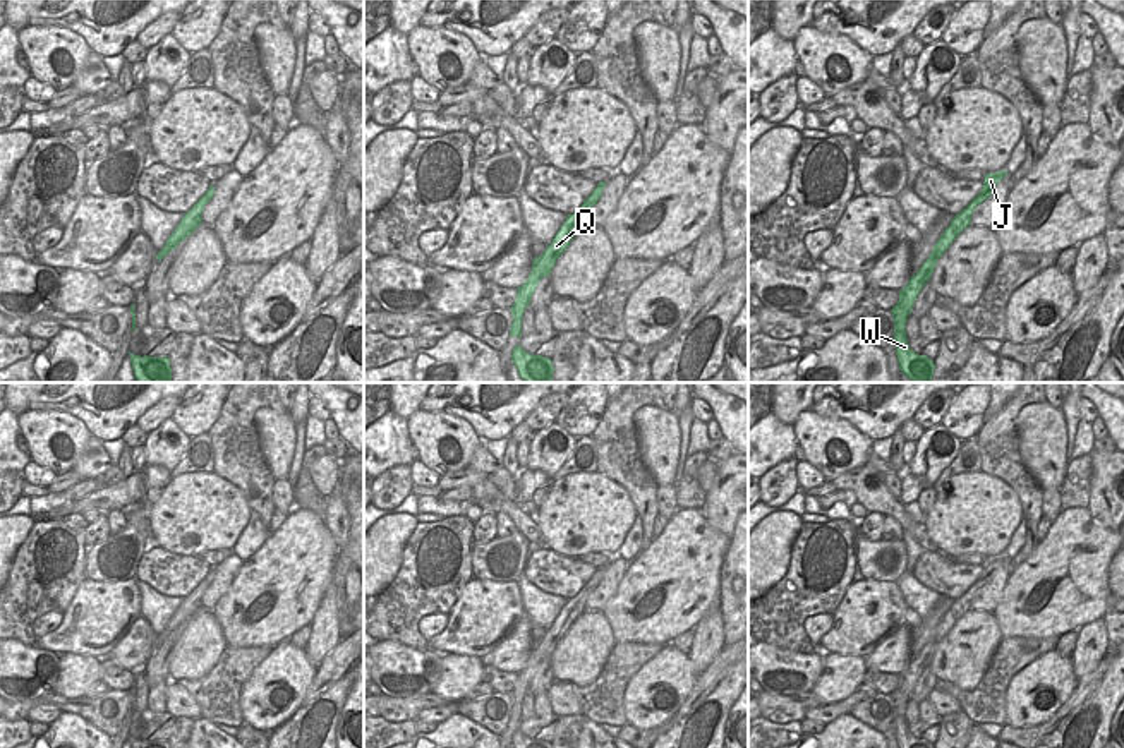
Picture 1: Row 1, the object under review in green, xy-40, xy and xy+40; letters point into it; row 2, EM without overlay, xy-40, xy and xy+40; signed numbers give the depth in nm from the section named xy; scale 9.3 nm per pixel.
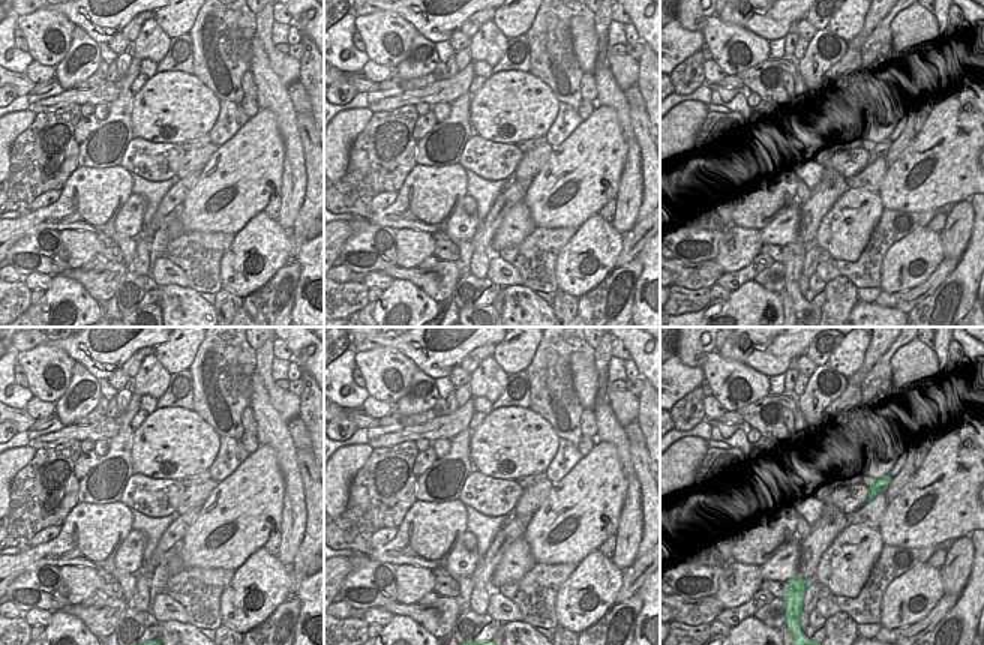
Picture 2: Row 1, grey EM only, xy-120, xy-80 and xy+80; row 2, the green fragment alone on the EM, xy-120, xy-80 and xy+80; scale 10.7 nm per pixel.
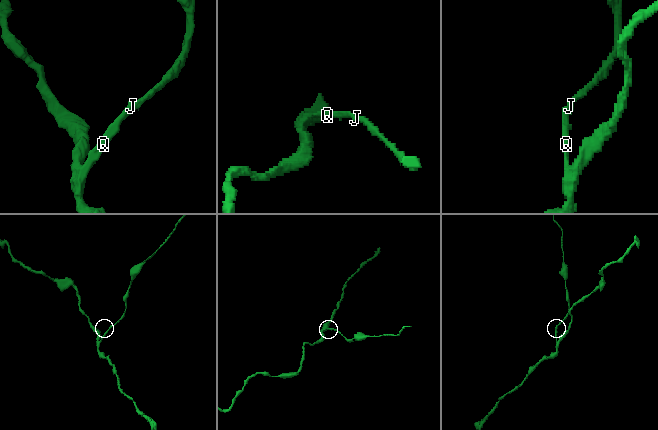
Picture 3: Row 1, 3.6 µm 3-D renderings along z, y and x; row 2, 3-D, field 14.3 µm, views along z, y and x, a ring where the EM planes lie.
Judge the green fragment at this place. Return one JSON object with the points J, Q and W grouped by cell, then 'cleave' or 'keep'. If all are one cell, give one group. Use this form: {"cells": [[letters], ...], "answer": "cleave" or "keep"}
{"cells": [["J", "Q"], ["W"]], "answer": "cleave"}

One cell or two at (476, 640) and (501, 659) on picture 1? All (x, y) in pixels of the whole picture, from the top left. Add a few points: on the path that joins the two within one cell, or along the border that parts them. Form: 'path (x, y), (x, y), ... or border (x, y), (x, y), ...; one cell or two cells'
border (519, 621), (505, 639), (481, 657); two cells

